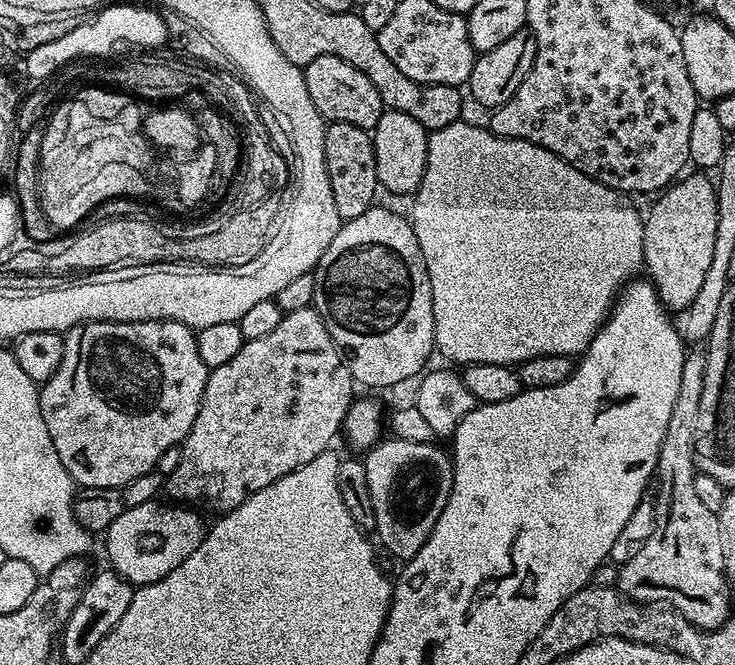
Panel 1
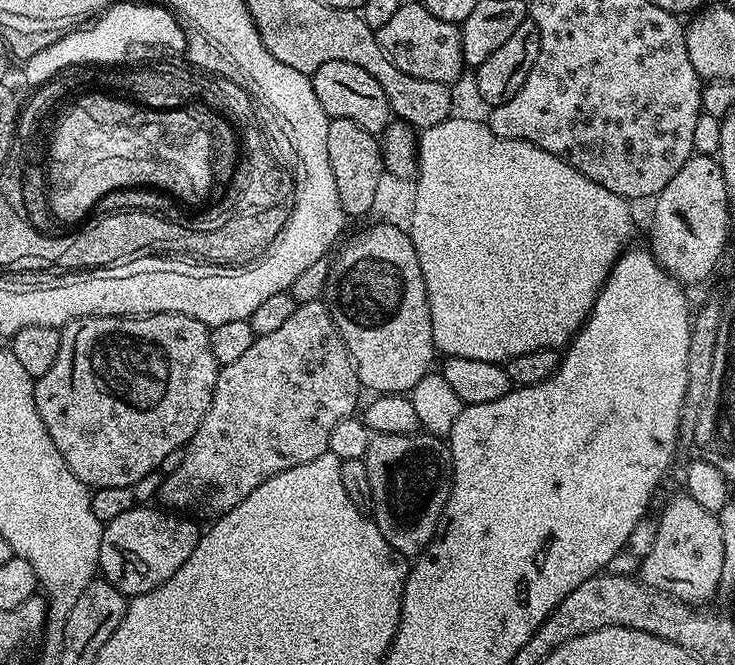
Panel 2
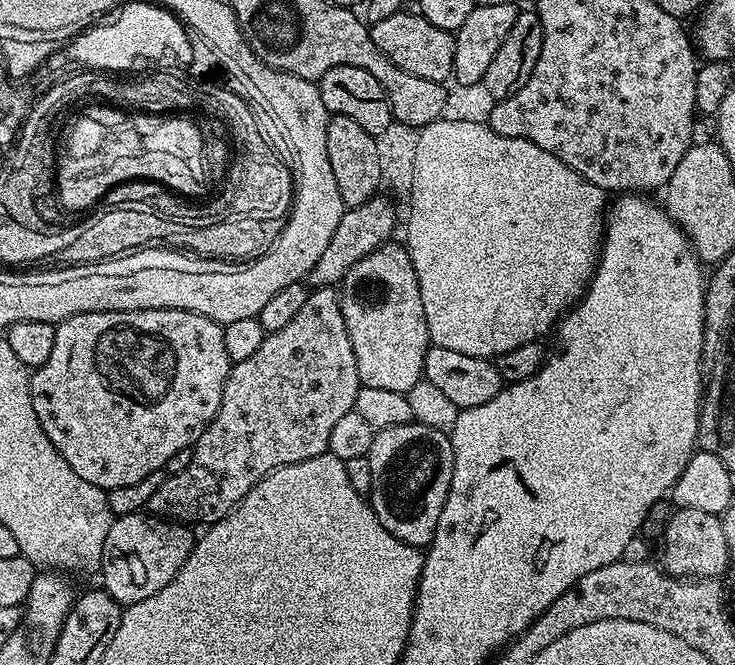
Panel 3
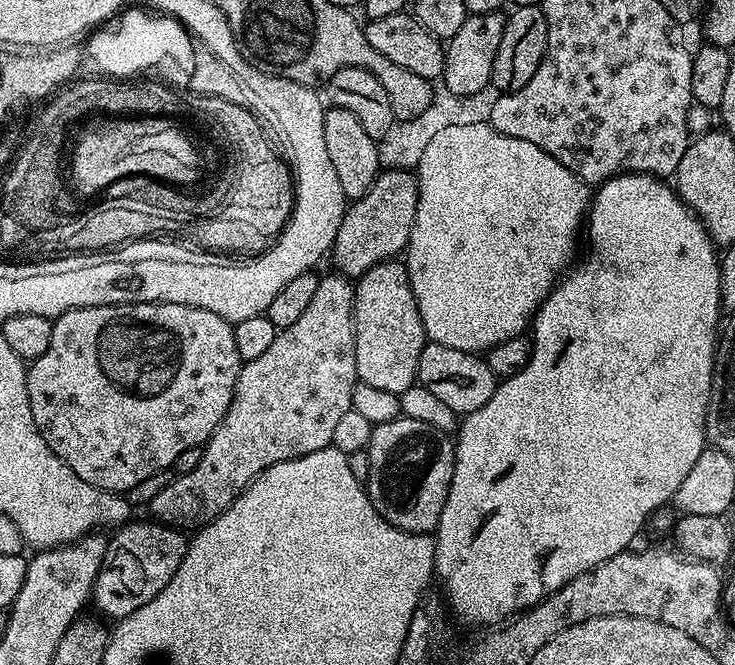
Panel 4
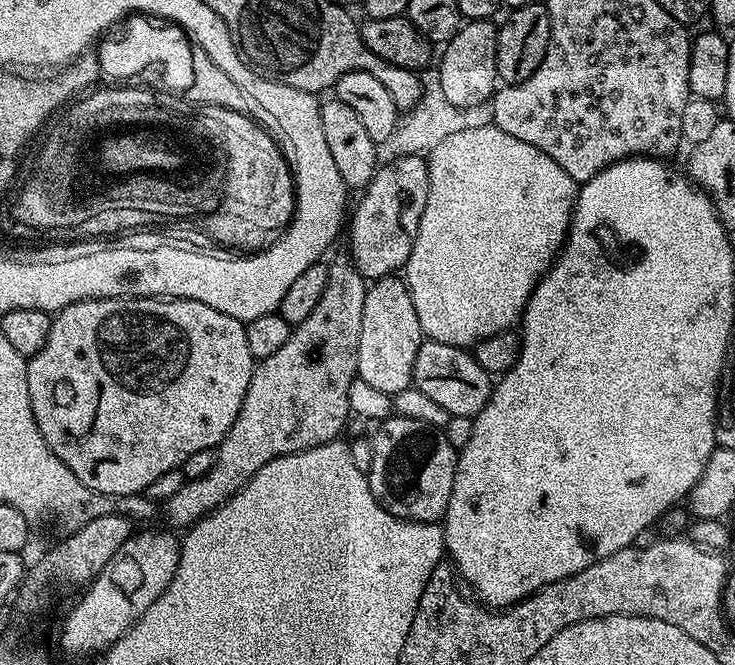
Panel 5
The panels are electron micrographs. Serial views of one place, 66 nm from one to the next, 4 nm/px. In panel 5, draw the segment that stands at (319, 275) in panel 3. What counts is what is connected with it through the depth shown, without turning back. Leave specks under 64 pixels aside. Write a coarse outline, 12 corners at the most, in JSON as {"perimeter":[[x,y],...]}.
{"perimeter":[[427,159],[381,163],[346,224],[365,281],[407,264],[426,210]]}

